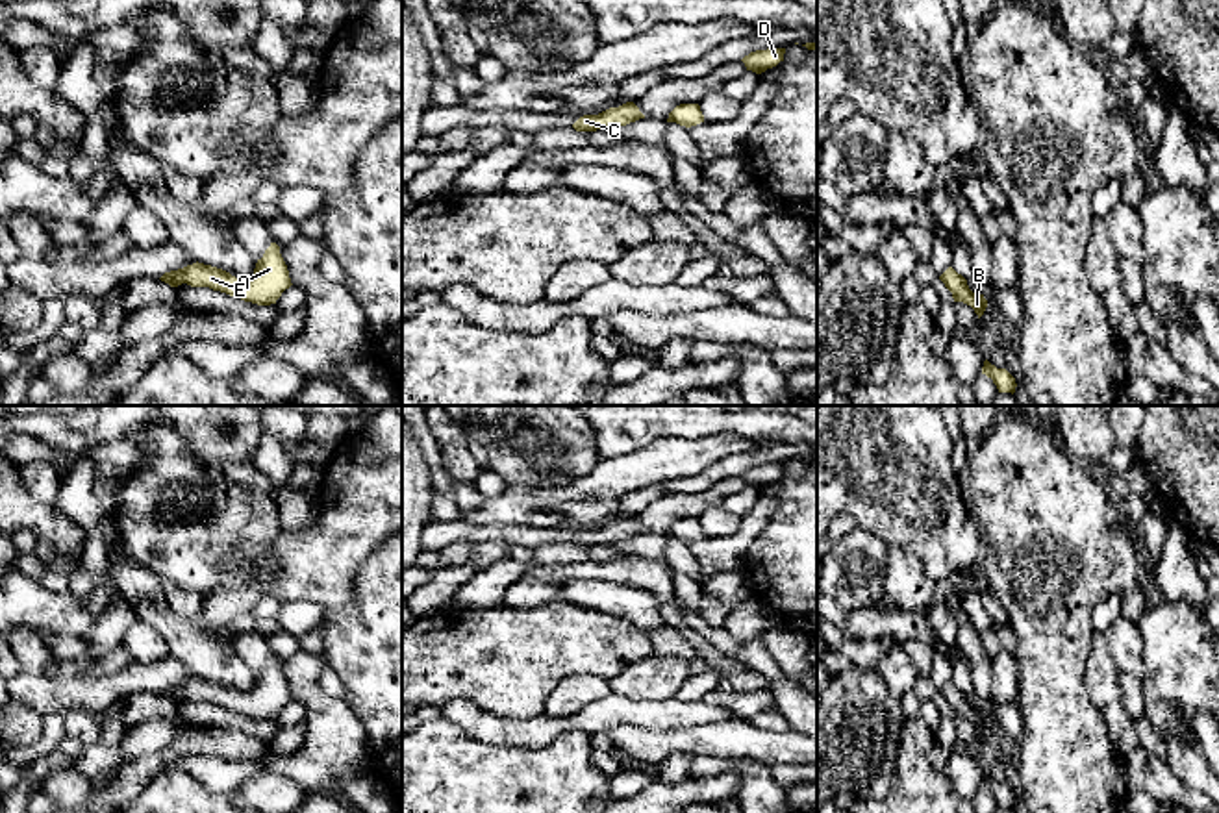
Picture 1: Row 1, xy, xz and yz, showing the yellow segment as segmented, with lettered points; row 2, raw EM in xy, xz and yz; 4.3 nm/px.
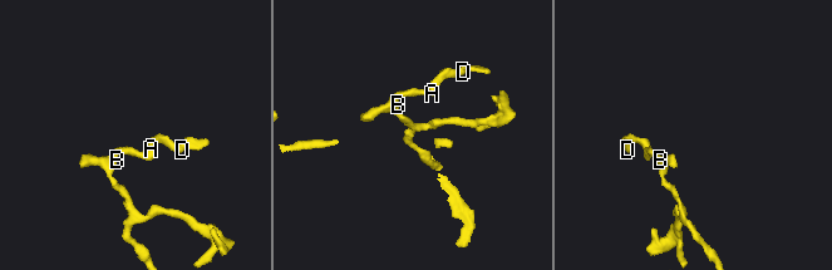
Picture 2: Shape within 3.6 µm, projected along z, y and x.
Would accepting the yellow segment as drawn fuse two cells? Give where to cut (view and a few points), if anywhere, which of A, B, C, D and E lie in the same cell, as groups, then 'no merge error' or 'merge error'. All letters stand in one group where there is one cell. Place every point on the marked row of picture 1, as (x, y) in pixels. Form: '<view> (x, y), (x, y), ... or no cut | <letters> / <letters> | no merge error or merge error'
no cut | A B C D E | no merge error

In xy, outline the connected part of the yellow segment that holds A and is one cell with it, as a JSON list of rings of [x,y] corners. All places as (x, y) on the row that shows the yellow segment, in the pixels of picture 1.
[[[270,243],[263,257],[258,259],[254,274],[248,278],[235,278],[222,269],[196,261],[183,269],[165,272],[159,280],[170,287],[182,283],[191,287],[209,287],[258,306],[276,304],[282,293],[293,285],[276,243]]]

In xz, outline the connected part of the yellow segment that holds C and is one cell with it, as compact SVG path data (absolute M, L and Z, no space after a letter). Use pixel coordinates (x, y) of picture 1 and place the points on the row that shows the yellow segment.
M626 102L598 115L584 115L572 124L572 128L576 131L617 130L639 119L645 119L639 107L634 102Z

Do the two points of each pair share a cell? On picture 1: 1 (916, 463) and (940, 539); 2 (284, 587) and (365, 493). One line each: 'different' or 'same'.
1: same
2: same

